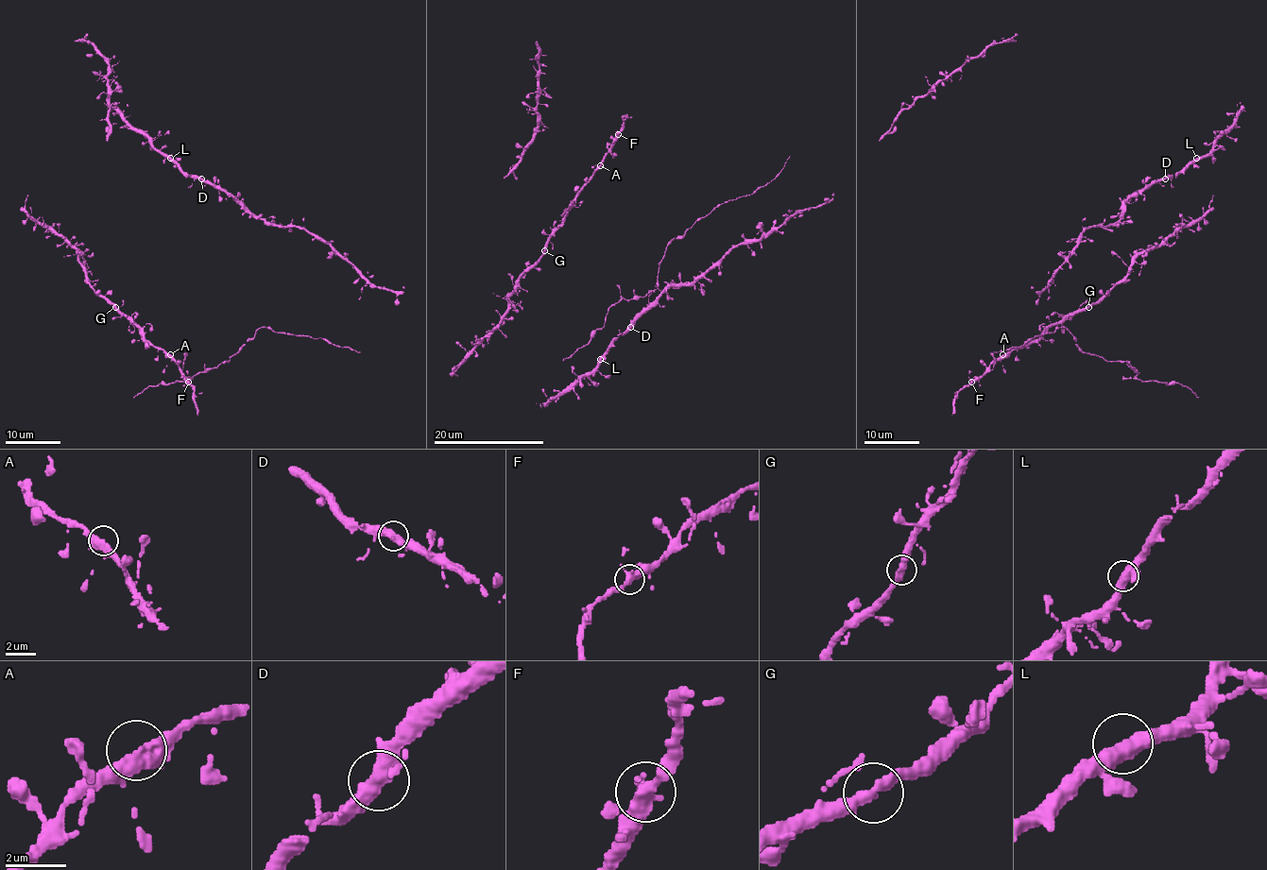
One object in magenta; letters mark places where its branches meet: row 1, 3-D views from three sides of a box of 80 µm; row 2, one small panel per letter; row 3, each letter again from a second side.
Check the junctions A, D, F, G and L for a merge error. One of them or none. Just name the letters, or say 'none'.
none

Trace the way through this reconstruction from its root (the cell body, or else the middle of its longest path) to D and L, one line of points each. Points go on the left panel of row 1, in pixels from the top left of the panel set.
D: (336, 253), (303, 230), (269, 226), (263, 218), (254, 217), (232, 196), (200, 179)
L: (336, 253), (303, 230), (269, 226), (263, 218), (254, 217), (232, 196), (190, 176), (170, 158)

